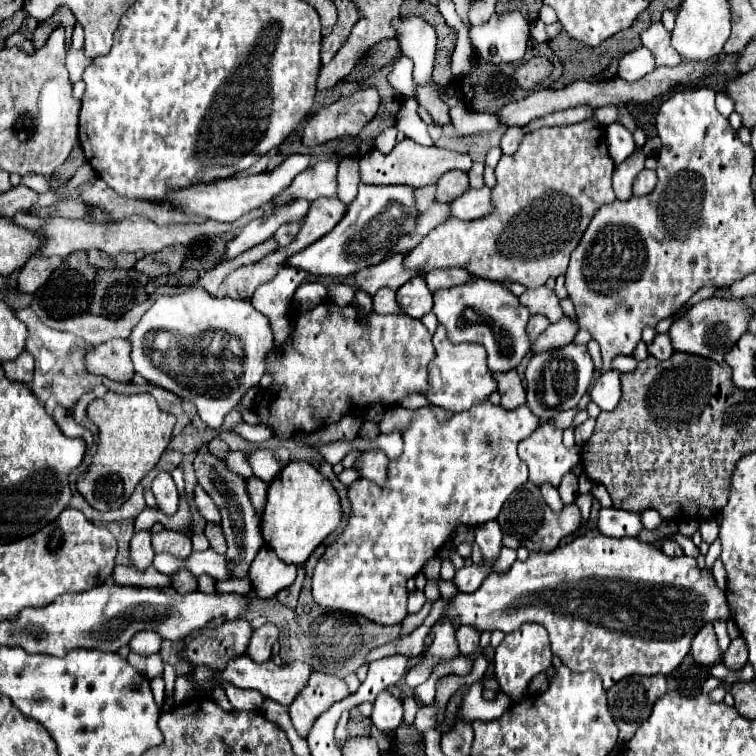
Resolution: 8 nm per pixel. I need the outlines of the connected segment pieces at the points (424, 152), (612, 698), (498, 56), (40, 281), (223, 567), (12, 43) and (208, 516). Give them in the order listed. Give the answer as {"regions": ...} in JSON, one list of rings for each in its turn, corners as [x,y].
{"regions":[[[[402,139],[396,143],[396,147],[384,155],[380,151],[370,151],[368,155],[364,155],[360,159],[360,181],[364,185],[394,185],[394,183],[402,183],[402,185],[414,185],[414,187],[426,187],[426,185],[436,185],[438,179],[450,171],[450,169],[462,169],[462,171],[470,171],[472,167],[472,159],[468,153],[454,153],[448,149],[440,149],[436,145],[432,147],[424,147],[418,145],[412,139]]],[[[632,675],[608,689],[608,707],[620,729],[622,743],[634,737],[636,729],[650,717],[652,705],[666,693],[666,689],[668,685],[664,675]]],[[[522,13],[498,15],[482,27],[470,29],[474,53],[488,63],[516,63],[524,57],[530,37],[530,23]]],[[[32,257],[18,275],[18,287],[24,293],[34,293],[46,283],[52,271],[62,263],[62,257]]],[[[210,547],[202,553],[192,553],[192,557],[188,559],[178,559],[180,569],[188,569],[192,571],[196,577],[200,573],[212,573],[212,577],[216,577],[218,581],[230,579],[232,573],[230,569],[234,569],[234,565],[230,561],[224,559],[224,555],[216,555]]],[[[22,33],[10,35],[10,37],[6,39],[6,47],[18,47],[18,49],[22,49],[22,51],[26,51],[26,53],[34,53],[34,45],[32,45]]],[[[200,485],[196,487],[194,495],[196,495],[196,507],[198,507],[198,511],[202,513],[202,517],[204,517],[206,521],[220,523],[220,511],[218,511],[218,507],[214,505],[214,501],[210,499],[210,495],[204,493],[204,489],[202,489]]]]}

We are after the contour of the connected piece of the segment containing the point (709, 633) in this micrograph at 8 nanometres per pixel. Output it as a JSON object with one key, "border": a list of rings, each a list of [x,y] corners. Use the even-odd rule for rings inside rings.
{"border":[[[704,625],[704,629],[700,629],[700,633],[696,633],[692,639],[692,657],[698,665],[708,669],[722,663],[722,651],[718,647],[712,625]]]}

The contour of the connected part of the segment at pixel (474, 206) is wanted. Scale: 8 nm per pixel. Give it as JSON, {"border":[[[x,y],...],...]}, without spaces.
{"border":[[[484,187],[484,189],[470,189],[468,193],[460,195],[452,205],[452,215],[464,221],[472,221],[472,219],[482,219],[486,215],[490,215],[494,211],[494,203],[492,203],[492,189]]]}

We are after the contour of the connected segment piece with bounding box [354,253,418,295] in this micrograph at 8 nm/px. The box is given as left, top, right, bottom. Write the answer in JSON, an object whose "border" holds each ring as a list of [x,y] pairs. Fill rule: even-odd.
{"border":[[[398,253],[398,255],[384,259],[378,265],[372,265],[368,269],[362,269],[360,273],[354,273],[354,281],[356,281],[358,291],[364,291],[368,295],[374,295],[382,287],[396,291],[410,277],[418,275],[418,273],[408,273],[408,269],[402,267],[402,259],[404,259],[404,255]]]}

